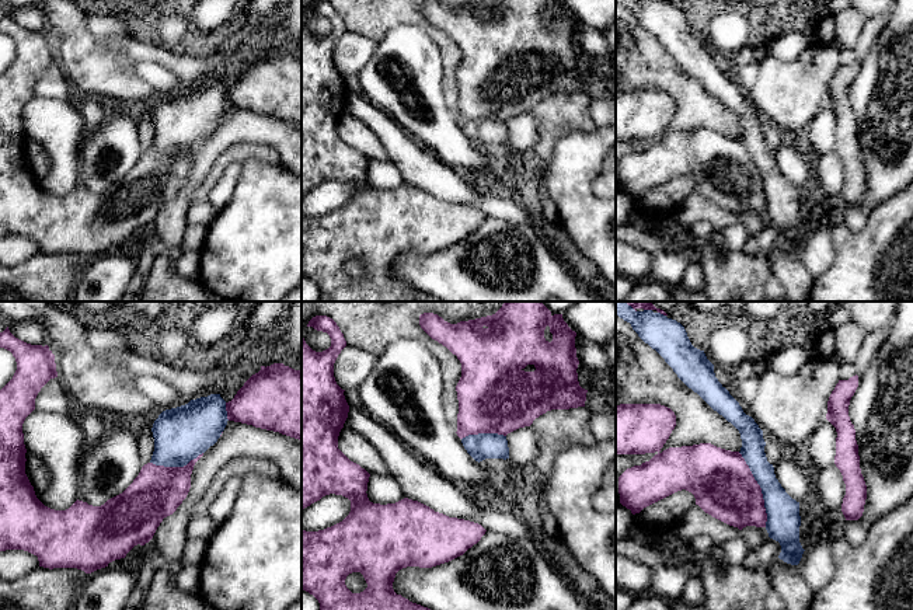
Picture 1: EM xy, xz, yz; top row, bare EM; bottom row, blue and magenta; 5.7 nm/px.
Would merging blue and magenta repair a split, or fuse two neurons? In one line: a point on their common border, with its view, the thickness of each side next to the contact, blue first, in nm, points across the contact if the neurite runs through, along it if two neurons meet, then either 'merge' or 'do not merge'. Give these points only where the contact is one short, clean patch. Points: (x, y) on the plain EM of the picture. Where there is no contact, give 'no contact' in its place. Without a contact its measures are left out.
contact yz (762, 175); calibres 190 and 360 nm; merge

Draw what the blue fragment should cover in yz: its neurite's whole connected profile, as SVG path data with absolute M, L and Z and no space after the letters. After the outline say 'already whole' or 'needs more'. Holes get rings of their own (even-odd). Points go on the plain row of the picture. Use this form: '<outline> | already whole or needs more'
M668 0L617 1L631 10L638 22L665 45L689 74L731 108L739 116L742 125L739 137L725 136L711 129L669 133L662 137L661 135L676 112L675 98L661 90L617 91L616 140L655 140L649 147L627 154L618 163L620 189L635 201L644 194L686 175L694 181L696 191L705 199L729 212L739 216L746 212L764 213L769 223L781 231L778 244L787 250L798 251L805 237L799 229L799 188L792 185L776 164L774 153L767 147L764 139L763 116L718 67L714 50L707 45L704 36L691 31L680 8L668 4Z | needs more

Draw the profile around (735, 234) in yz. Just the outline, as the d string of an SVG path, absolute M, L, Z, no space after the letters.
M739 220L719 230L725 238L726 248L735 252L743 252L749 240L748 229Z

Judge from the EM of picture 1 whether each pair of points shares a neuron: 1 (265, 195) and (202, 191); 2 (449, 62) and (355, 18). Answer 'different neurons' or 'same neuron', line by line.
1: different neurons
2: same neuron

